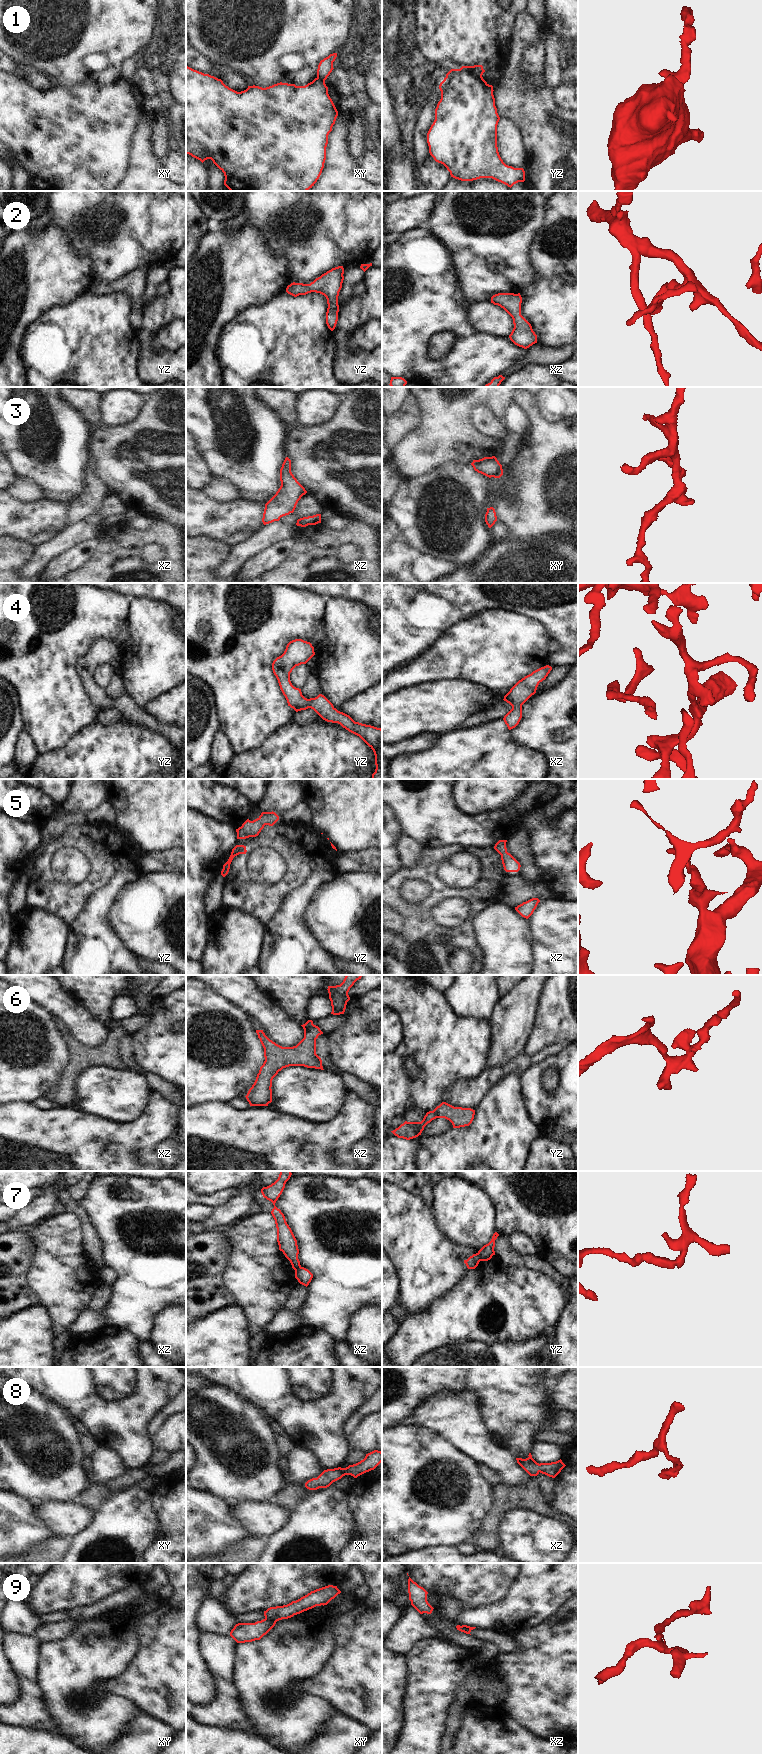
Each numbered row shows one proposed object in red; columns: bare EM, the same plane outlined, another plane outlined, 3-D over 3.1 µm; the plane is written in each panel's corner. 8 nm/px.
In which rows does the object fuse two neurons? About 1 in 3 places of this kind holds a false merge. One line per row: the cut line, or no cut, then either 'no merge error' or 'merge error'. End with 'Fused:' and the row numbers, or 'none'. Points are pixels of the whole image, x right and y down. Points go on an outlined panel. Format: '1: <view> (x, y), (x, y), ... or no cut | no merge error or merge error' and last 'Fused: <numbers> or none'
1: yz (460, 68), (470, 72), (486, 84) | merge error
2: no cut | no merge error
3: xy (501, 466), (492, 476) | merge error
4: no cut | no merge error
5: no cut | no merge error
6: xz (313, 1024), (304, 1031) | merge error
7: yz (478, 1252), (481, 1260) | merge error
8: no cut | no merge error
9: xy (265, 1618), (276, 1621) | merge error
Fused: 1, 3, 6, 7, 9

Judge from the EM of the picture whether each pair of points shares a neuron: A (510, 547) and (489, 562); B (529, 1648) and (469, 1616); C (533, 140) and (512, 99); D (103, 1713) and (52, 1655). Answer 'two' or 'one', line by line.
A: one
B: two
C: one
D: one

